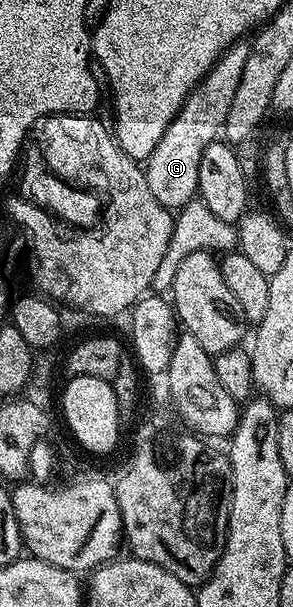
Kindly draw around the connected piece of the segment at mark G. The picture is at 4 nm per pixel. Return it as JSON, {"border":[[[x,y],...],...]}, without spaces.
{"border":[[[238,41],[218,57],[213,68],[201,78],[197,88],[185,98],[185,103],[171,125],[167,125],[167,133],[159,137],[159,145],[155,145],[149,158],[144,160],[148,188],[161,207],[180,209],[198,198],[199,161],[203,161],[203,149],[222,138],[231,101],[239,90],[243,67],[247,65],[248,52],[249,43]]]}

